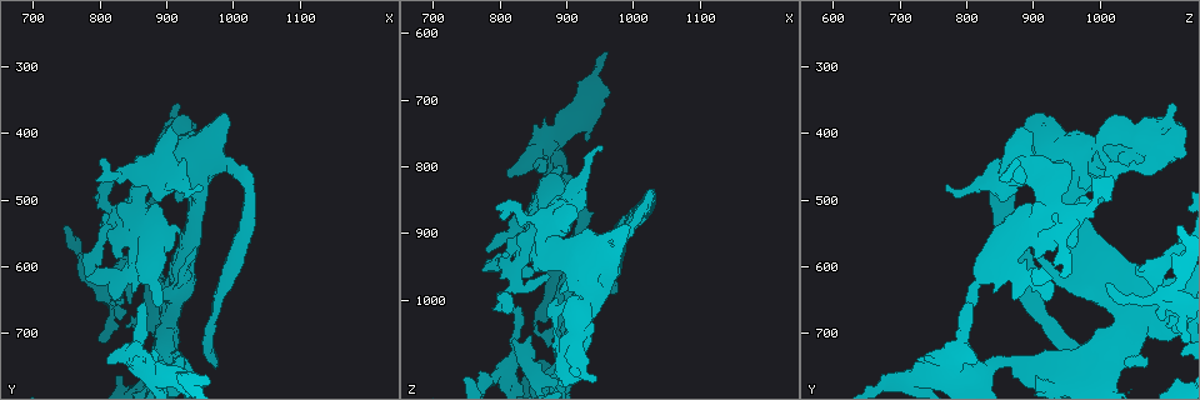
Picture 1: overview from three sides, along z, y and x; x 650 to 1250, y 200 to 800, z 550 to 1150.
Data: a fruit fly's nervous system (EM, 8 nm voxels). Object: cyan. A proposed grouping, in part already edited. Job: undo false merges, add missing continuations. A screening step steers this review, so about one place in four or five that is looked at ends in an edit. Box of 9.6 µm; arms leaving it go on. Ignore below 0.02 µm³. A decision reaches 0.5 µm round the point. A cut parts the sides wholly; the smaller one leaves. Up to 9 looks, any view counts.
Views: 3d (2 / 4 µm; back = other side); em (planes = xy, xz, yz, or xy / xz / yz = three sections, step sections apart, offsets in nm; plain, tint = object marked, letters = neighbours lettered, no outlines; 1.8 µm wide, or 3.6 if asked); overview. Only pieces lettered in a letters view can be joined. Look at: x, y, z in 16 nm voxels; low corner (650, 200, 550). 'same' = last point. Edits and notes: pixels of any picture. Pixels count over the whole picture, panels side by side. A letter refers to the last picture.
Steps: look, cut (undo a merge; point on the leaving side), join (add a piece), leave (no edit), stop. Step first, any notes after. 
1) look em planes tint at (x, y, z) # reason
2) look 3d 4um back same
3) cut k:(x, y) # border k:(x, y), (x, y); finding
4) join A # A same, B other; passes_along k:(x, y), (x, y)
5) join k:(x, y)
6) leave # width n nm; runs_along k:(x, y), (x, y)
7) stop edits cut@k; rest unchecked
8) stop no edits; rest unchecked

look 3d 4um at (890, 455, 1040) # touches itself

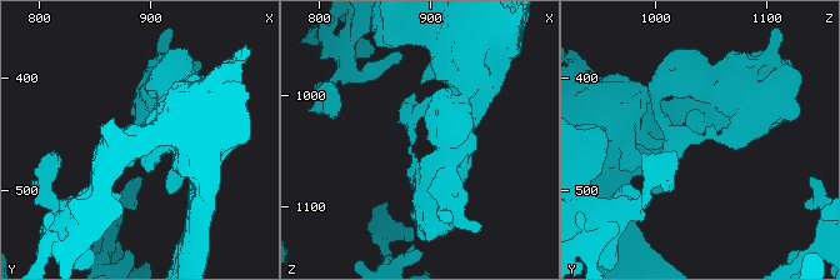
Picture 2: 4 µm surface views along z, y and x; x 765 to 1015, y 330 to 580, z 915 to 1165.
look em planes letters at (886, 452, 1036)

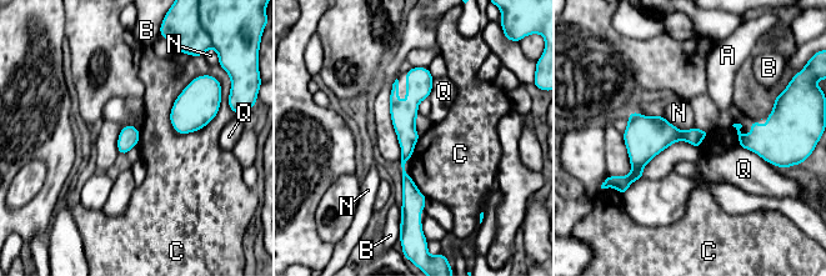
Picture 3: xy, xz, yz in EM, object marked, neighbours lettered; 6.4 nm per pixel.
leave # A other, B other, C other, N other, Q other; continuous, no second cell

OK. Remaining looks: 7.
look em planes letters at (780, 615, 945) # free end

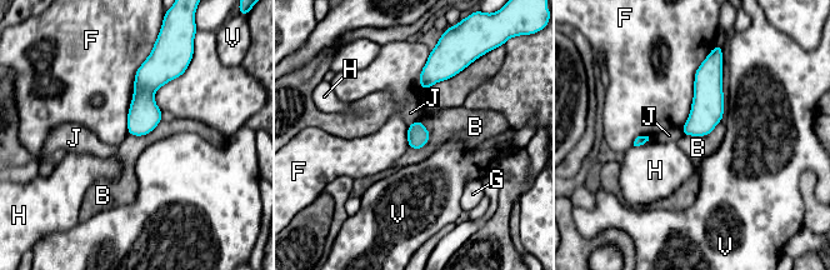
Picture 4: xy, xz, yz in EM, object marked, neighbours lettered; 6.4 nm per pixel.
leave # B other, F other, G other, H other, J other, V other; border 4:(418, 120), (429, 140), (414, 150); no lettered piece goes on from it

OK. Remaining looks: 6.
look 3d 4um at (840, 685, 1100) # thick end

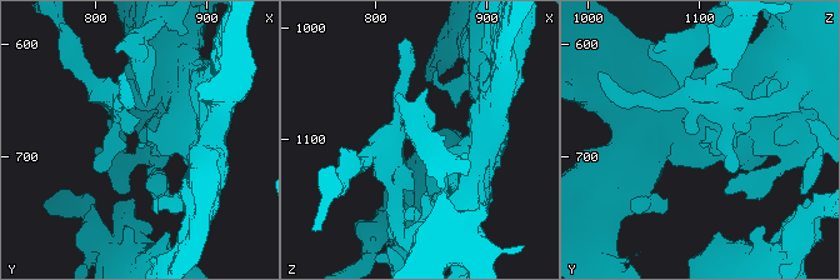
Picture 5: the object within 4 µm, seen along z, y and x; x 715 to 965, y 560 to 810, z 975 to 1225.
look em planes plain at (840, 690, 1098) # need the tissue

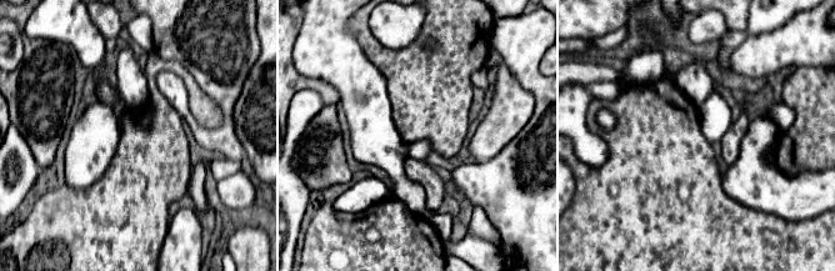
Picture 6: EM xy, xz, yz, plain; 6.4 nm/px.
look em planes letters same # what lies round it

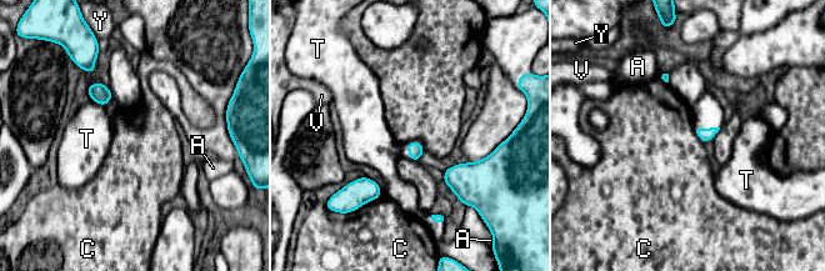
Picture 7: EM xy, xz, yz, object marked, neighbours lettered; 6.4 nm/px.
leave # A other, C other, T other, V other, Y other; border 7:(408, 142), (419, 141), (425, 151); none of them fits

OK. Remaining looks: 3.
look 3d 4um back at (975, 755, 985) # an open end

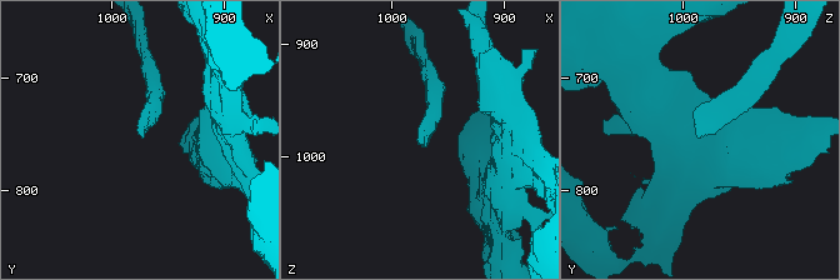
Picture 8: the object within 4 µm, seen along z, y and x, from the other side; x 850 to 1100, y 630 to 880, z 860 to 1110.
look em xy step 8 tint at (972, 752, 986)

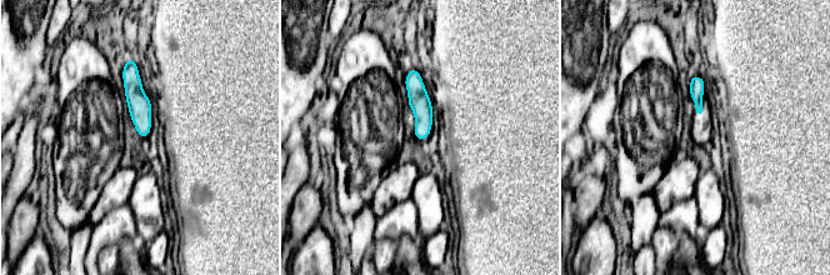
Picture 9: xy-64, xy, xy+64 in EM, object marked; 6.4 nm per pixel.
look em xz step 8 letters same # another direction

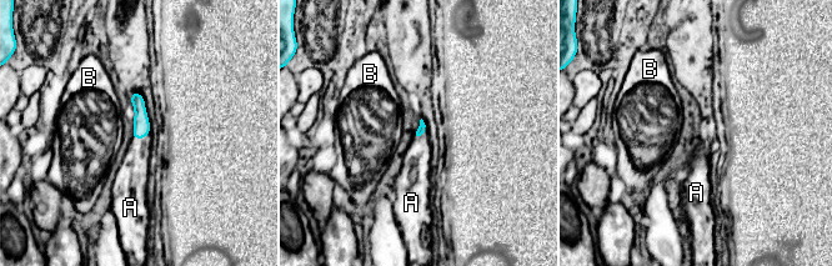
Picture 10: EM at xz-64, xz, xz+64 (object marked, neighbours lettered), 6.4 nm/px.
join A # A same, B other; passes_along 10:(141, 124), (140, 137), (133, 175); it goes on there

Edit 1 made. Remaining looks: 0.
stop edits join@10; rest unchecked

